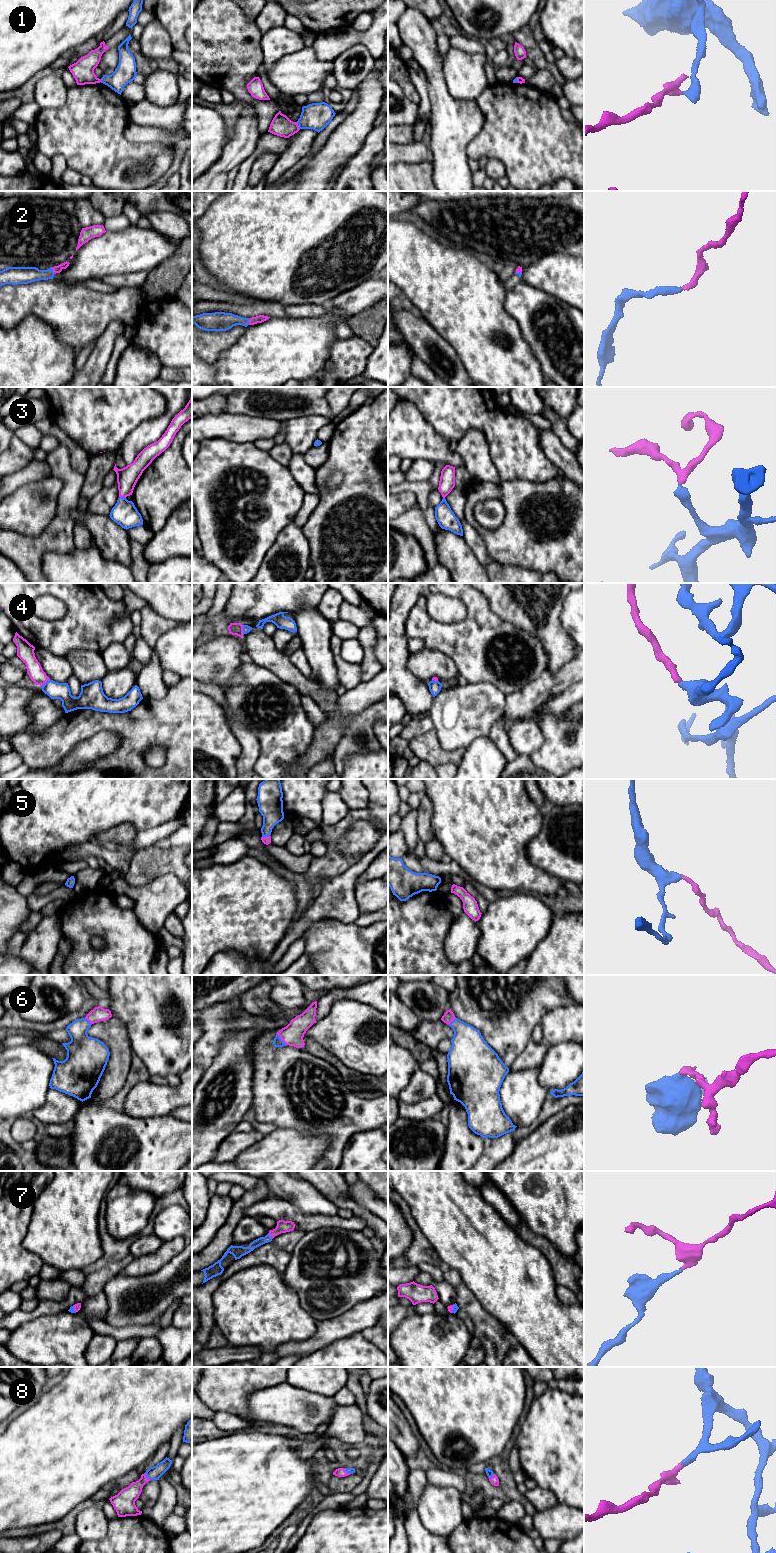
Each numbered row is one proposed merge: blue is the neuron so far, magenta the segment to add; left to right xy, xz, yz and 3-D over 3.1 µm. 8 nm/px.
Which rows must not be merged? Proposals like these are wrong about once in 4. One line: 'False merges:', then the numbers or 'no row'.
False merges: 1

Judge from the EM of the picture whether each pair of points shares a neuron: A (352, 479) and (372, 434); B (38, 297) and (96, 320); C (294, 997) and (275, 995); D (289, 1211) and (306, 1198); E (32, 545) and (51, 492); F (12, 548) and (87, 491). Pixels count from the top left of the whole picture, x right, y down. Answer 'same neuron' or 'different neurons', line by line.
A: same neuron
B: same neuron
C: same neuron
D: different neurons
E: different neurons
F: different neurons

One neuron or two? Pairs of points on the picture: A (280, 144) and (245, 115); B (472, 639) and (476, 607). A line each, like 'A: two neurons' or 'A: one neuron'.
A: two neurons
B: one neuron

